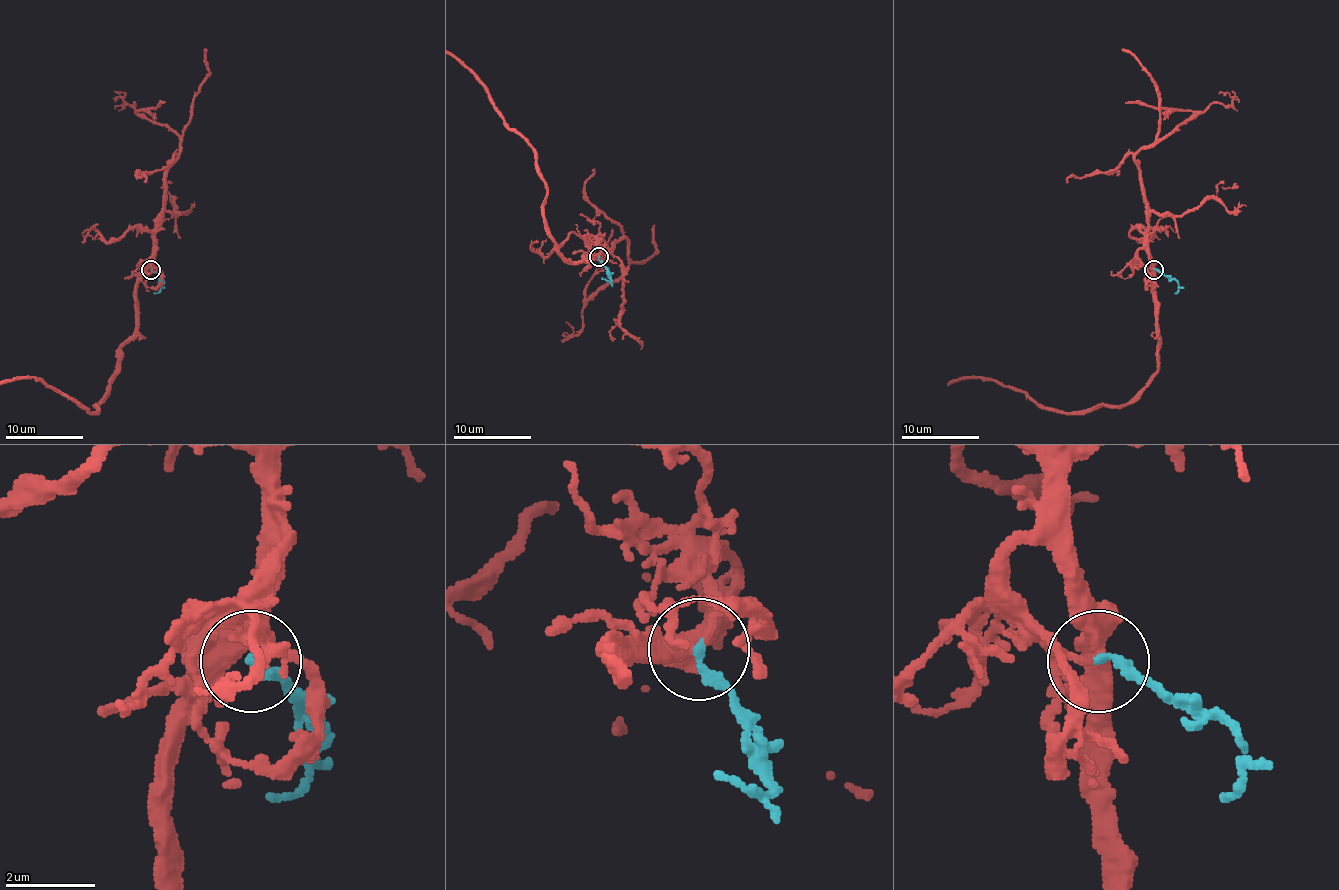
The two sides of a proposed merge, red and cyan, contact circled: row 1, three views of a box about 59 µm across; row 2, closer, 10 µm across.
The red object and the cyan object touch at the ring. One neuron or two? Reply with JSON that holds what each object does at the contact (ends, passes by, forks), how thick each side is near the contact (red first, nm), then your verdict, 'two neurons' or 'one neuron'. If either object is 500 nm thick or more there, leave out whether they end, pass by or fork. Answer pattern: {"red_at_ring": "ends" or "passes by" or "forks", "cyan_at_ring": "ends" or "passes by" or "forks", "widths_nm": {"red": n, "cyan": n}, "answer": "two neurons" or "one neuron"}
{"red_at_ring": "passes by", "cyan_at_ring": "ends", "widths_nm": {"red": 120, "cyan": 170}, "answer": "one neuron"}

